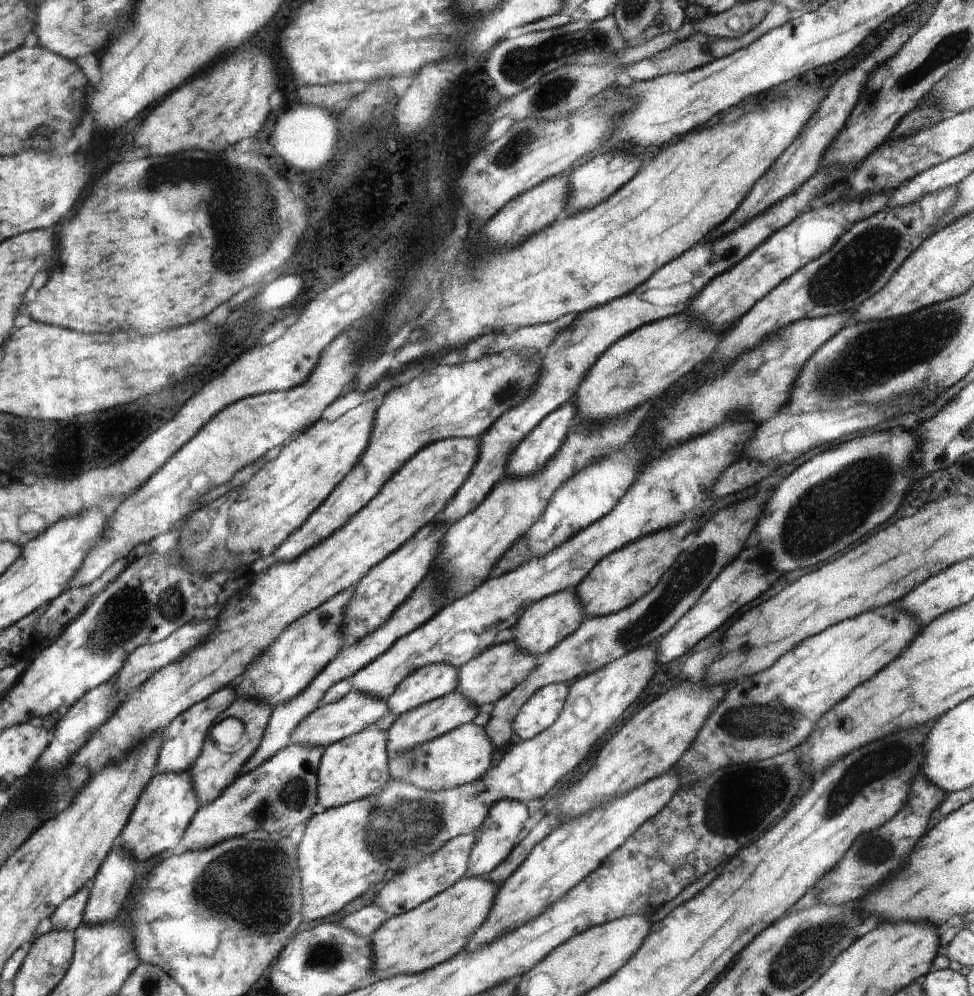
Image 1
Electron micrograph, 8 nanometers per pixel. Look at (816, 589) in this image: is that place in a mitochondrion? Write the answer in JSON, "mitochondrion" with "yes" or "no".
{"mitochondrion":"no"}

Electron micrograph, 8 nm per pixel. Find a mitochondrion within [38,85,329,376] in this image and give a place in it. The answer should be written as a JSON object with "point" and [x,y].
{"point":[169,170]}

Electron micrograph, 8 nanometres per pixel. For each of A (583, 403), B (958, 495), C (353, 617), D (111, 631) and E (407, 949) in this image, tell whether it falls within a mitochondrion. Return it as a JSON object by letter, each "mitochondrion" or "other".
{"A":"other","B":"other","C":"mitochondrion","D":"mitochondrion","E":"other"}

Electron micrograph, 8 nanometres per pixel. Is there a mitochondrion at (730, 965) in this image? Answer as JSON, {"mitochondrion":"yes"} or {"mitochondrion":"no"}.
{"mitochondrion":"no"}

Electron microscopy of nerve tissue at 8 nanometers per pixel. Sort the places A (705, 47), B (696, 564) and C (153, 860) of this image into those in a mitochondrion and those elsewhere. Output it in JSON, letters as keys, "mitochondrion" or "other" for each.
{"A":"mitochondrion","B":"mitochondrion","C":"other"}

